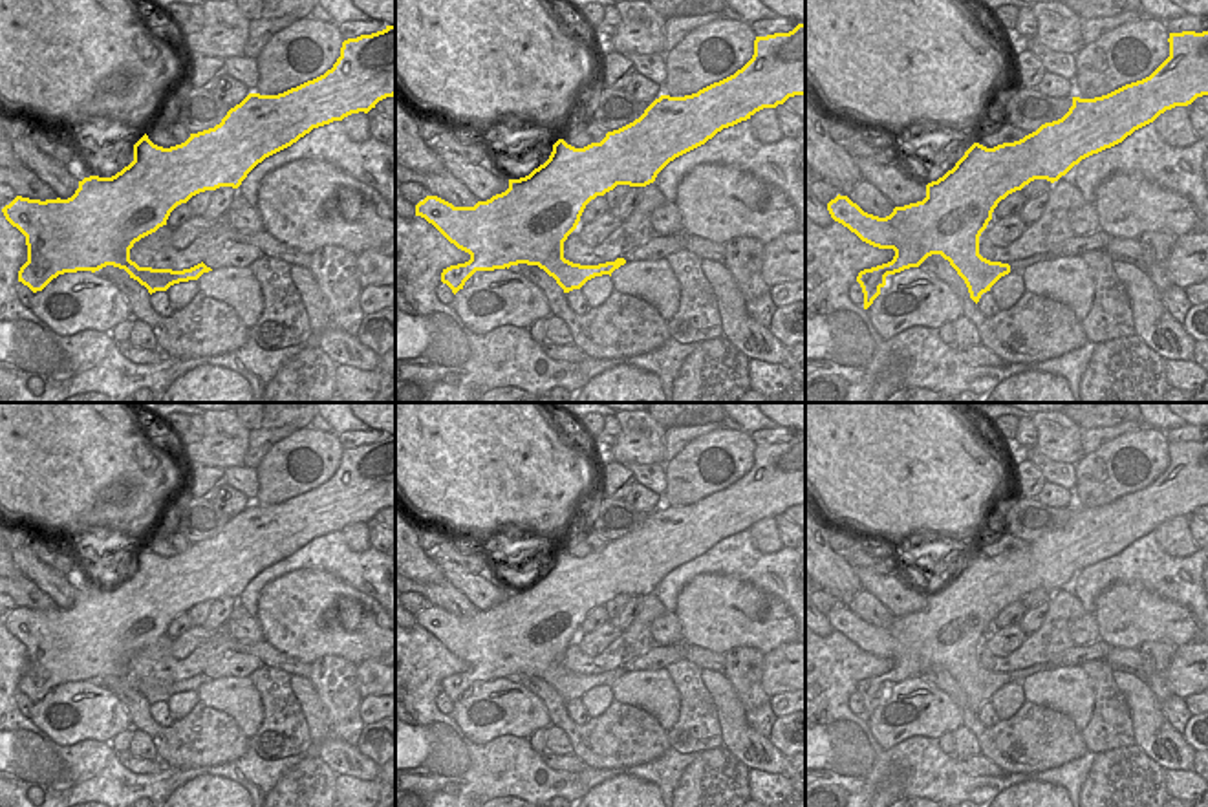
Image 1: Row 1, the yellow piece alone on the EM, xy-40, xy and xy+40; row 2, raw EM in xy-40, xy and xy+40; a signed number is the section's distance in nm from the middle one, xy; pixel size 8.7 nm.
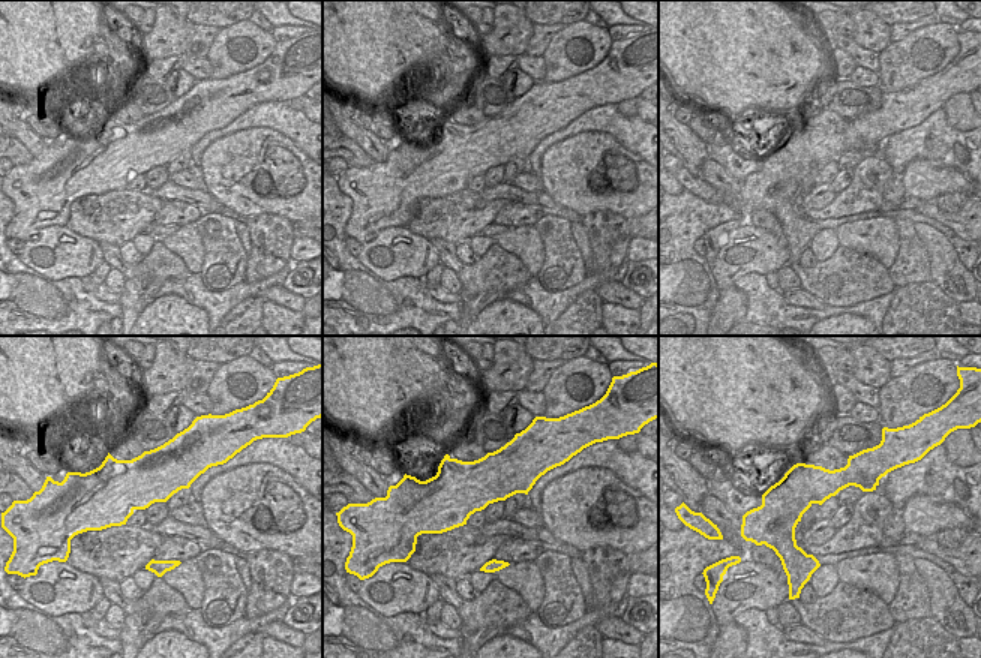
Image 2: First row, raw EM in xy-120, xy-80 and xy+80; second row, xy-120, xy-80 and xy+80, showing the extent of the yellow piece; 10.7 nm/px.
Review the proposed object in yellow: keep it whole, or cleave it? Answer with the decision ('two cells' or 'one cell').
one cell

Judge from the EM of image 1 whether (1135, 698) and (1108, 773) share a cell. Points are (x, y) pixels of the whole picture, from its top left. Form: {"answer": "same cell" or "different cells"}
{"answer": "different cells"}

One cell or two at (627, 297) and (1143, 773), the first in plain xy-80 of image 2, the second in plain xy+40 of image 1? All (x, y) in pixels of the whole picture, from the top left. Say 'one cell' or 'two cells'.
two cells

